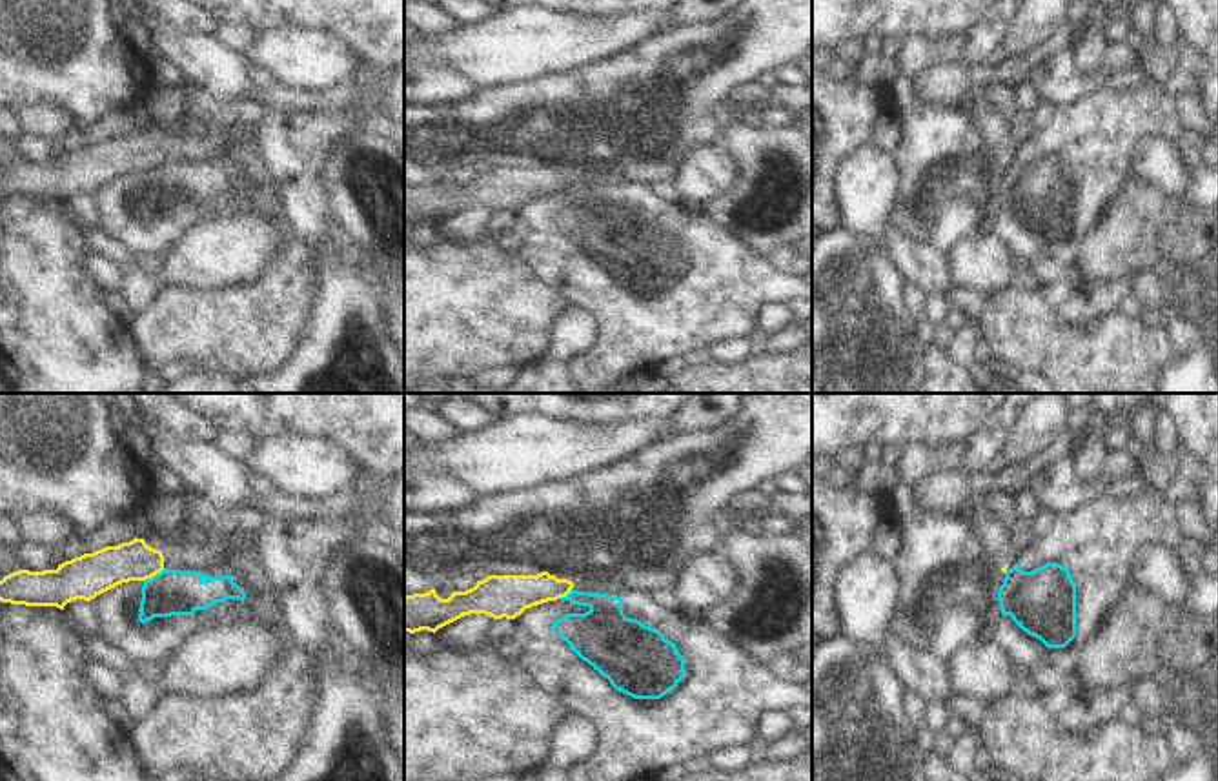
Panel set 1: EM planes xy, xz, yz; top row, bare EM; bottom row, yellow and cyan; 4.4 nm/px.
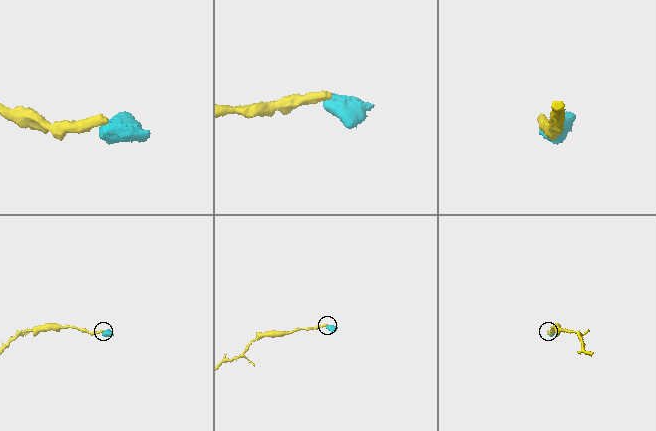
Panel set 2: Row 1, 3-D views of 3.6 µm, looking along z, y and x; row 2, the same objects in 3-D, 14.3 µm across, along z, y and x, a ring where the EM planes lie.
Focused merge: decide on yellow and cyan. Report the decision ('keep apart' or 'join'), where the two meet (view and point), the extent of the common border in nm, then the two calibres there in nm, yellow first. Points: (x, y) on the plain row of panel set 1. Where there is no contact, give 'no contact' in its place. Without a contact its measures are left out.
keep apart; contact xy (153, 168); length 110 nm; calibres 180 and 200 nm

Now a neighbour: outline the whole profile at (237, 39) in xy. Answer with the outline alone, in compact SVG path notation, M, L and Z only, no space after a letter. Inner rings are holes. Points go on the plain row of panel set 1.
M215 25L213 36L228 49L246 55L255 33L246 25Z

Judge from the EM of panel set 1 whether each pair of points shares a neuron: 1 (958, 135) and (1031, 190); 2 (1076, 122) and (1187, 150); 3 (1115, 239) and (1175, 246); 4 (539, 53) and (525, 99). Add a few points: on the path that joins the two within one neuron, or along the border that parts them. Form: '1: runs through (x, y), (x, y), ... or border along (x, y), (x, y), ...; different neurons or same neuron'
1: border along (1005, 166), (998, 182), (1002, 206), (998, 212); different neurons
2: runs through (1106, 122), (1162, 122); same neuron
3: border along (1182, 208), (1162, 230), (1160, 259), (1164, 268); different neurons
4: border along (574, 68), (508, 81), (490, 88); different neurons

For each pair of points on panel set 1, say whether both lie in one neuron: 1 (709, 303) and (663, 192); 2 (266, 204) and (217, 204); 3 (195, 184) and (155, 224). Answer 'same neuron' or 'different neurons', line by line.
1: different neurons
2: same neuron
3: same neuron

